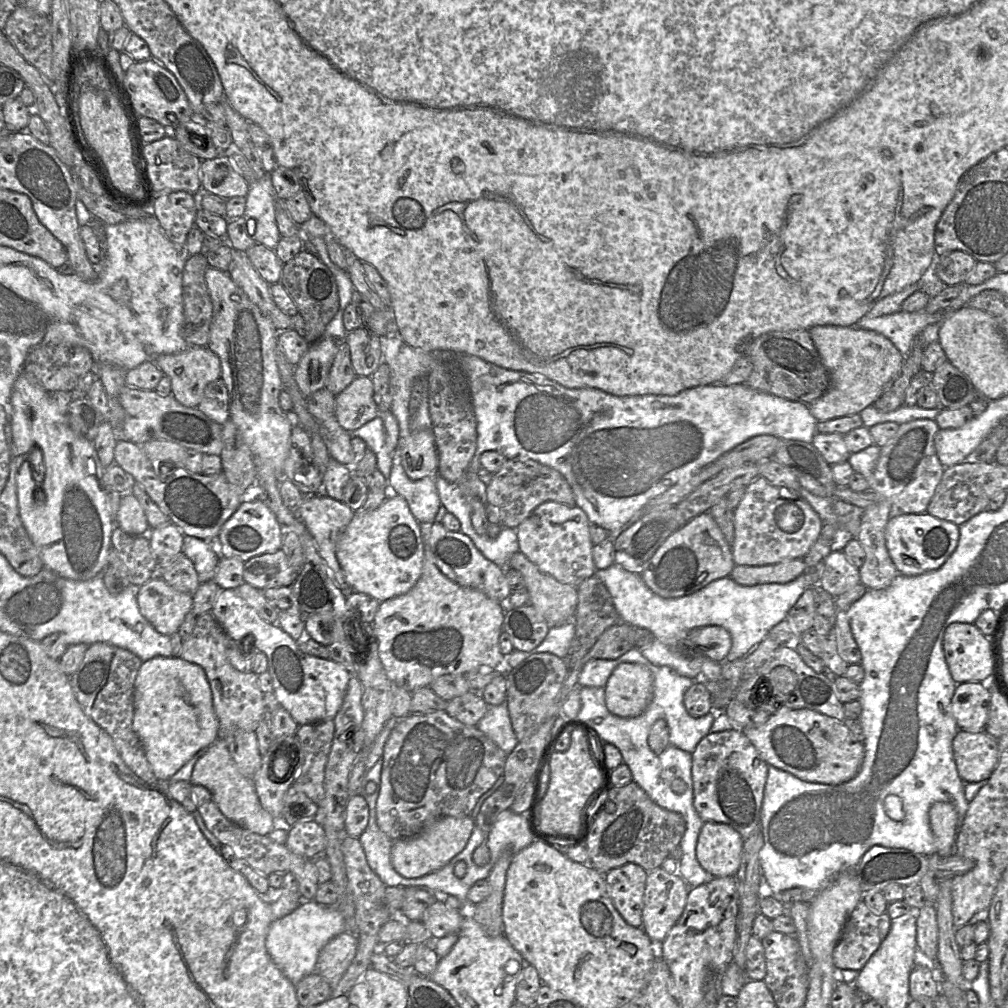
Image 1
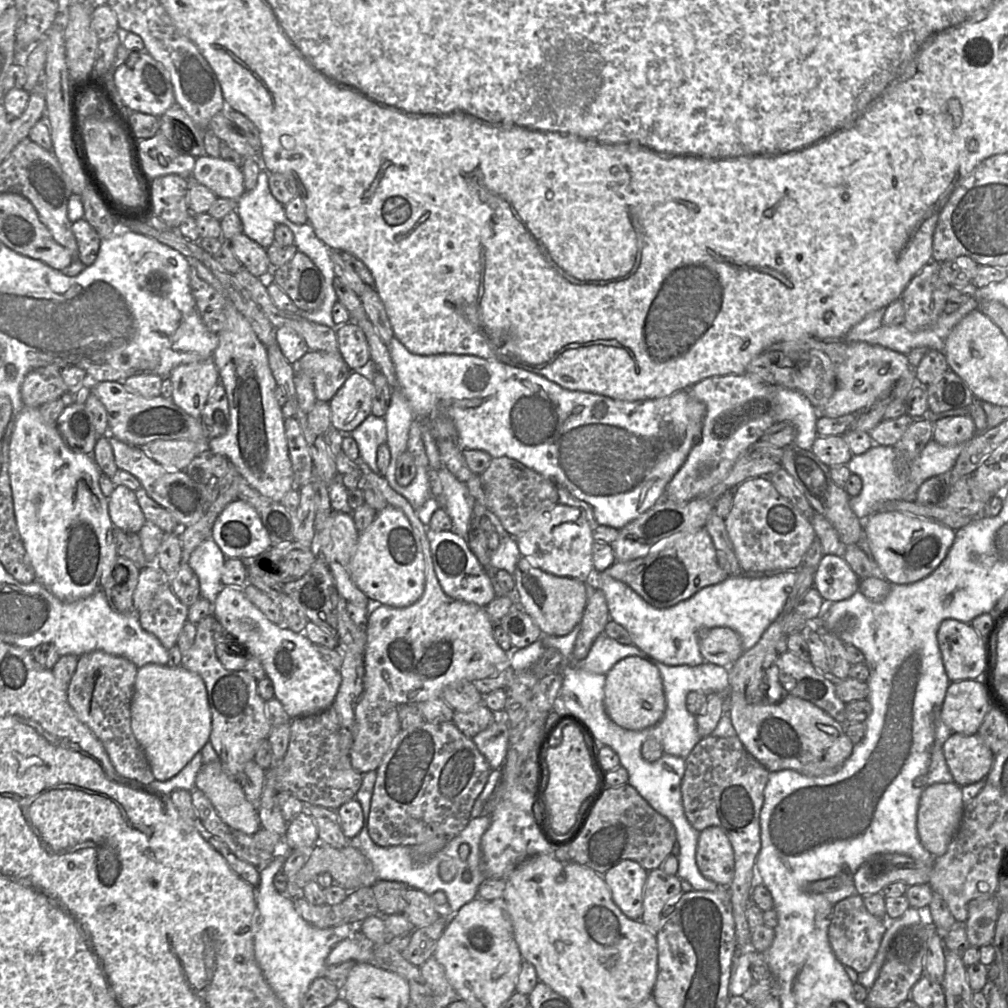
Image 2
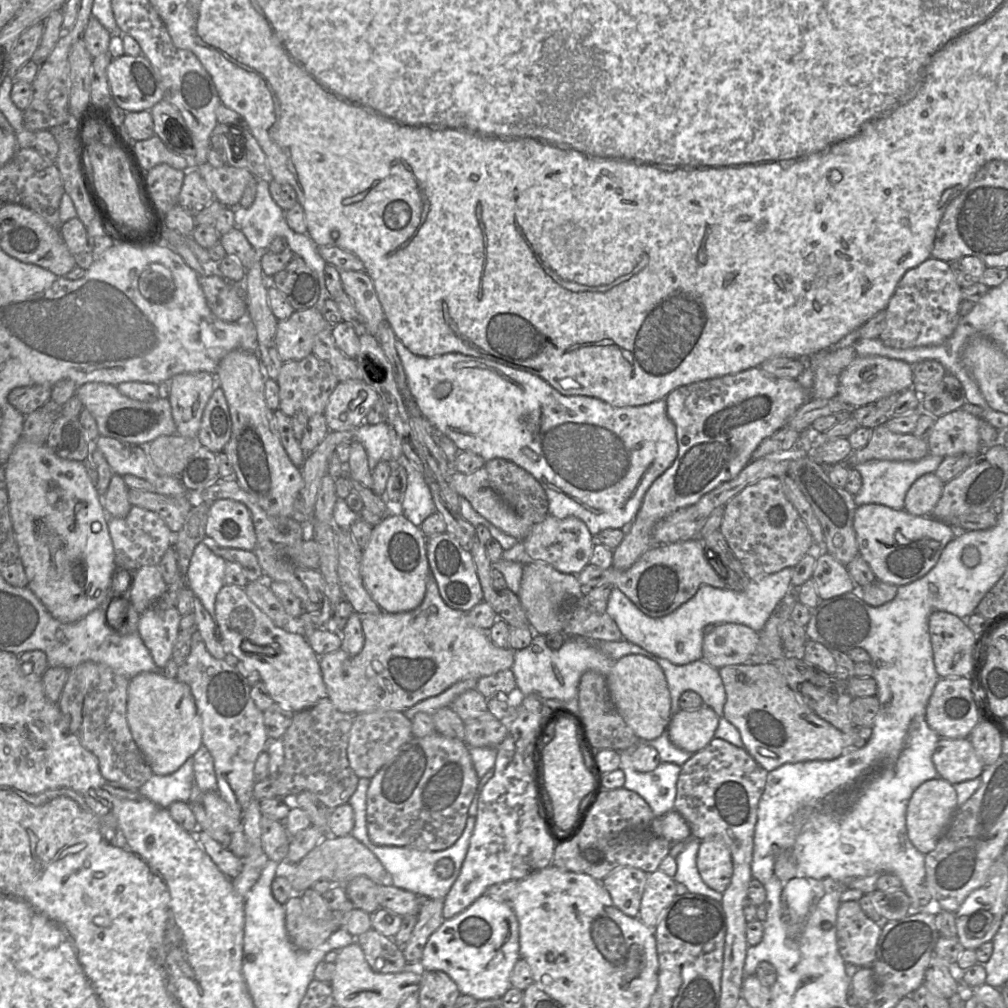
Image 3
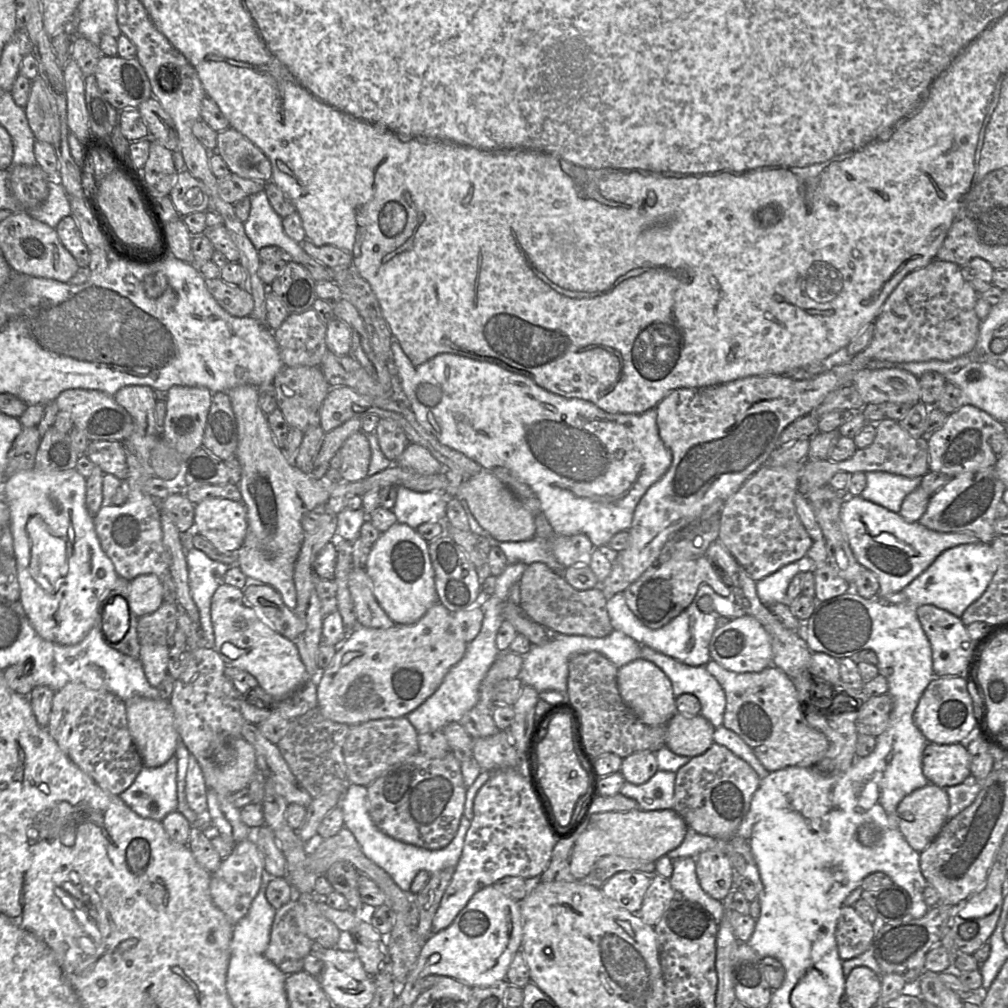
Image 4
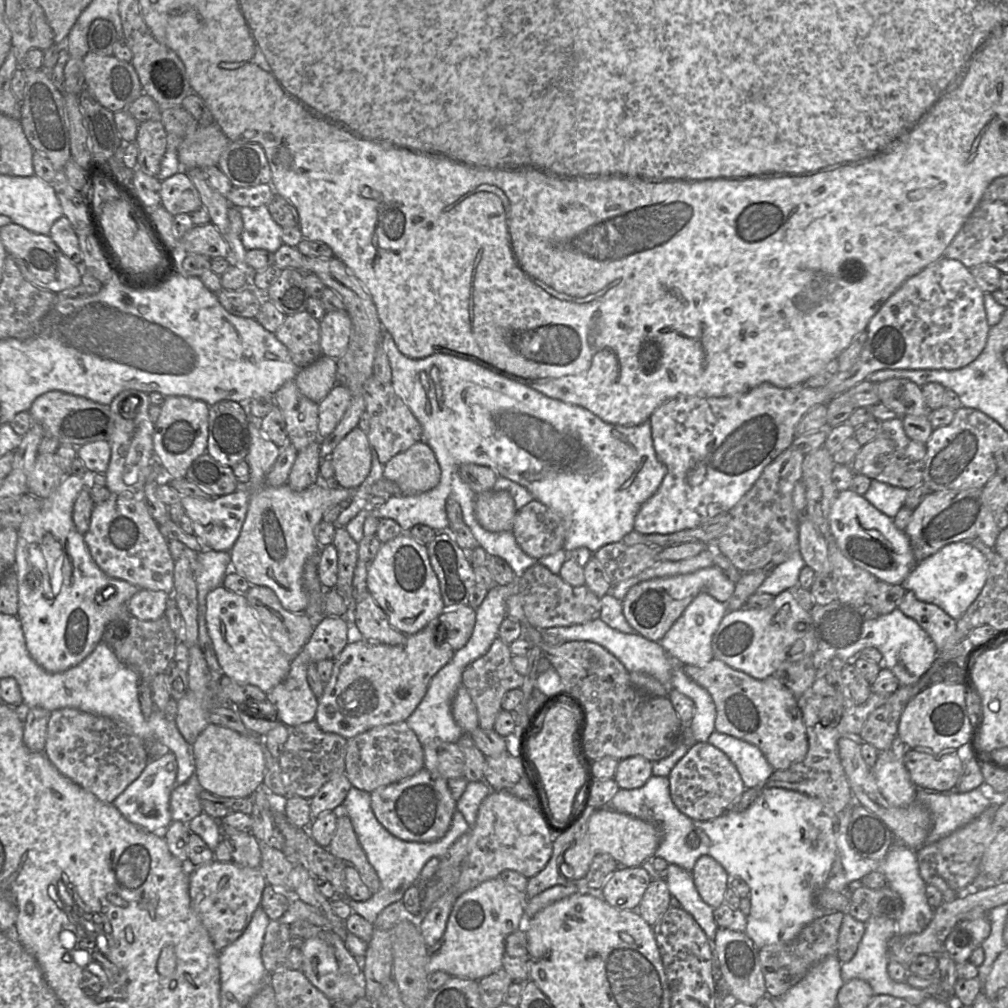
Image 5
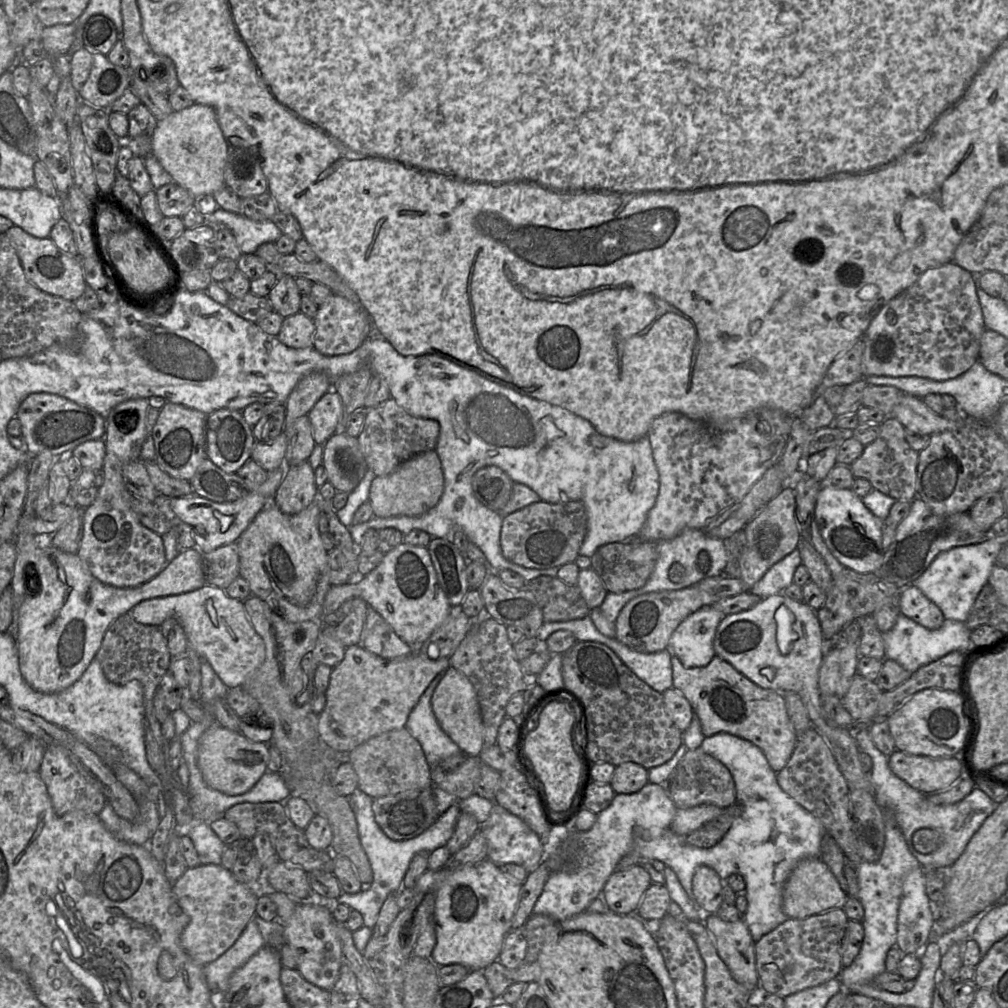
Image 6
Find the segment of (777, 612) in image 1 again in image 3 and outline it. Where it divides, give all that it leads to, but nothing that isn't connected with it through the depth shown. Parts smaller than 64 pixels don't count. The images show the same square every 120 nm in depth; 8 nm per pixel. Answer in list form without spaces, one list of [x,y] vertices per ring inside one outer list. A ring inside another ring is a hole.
[[[788,567],[757,580],[751,580],[746,589],[741,592],[701,585],[689,601],[671,614],[660,618],[652,618],[644,614],[619,588],[614,586],[606,612],[617,624],[623,639],[676,665],[685,665],[703,659],[703,629],[709,624],[743,624],[760,633],[777,605],[791,589],[793,570],[794,567]]]

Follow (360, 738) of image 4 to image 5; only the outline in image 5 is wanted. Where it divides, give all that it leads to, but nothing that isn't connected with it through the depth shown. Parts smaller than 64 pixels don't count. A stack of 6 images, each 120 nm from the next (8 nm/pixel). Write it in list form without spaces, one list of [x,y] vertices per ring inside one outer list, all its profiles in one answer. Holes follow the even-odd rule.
[[[406,721],[377,726],[347,740],[345,774],[357,789],[371,793],[381,786],[409,778],[423,768],[423,747]]]

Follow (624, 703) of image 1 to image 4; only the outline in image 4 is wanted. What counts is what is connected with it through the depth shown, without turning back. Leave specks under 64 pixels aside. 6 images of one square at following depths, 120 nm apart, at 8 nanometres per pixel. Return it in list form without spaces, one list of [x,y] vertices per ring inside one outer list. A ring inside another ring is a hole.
[[[639,658],[618,668],[617,685],[624,703],[647,725],[666,725],[677,712],[671,681],[658,666],[646,659]]]

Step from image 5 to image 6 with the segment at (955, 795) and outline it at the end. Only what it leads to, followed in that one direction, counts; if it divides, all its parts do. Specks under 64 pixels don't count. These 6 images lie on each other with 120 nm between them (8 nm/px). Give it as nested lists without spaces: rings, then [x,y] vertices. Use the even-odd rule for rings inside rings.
[[[860,727],[854,730],[854,736],[859,751],[867,753],[872,759],[870,781],[874,788],[874,798],[882,810],[893,811],[911,854],[924,870],[950,867],[954,864],[964,852],[972,836],[995,810],[997,804],[976,786],[959,802],[948,805],[933,804],[928,799],[928,794],[914,789],[892,772],[888,765],[888,756],[876,747],[871,739],[868,727]],[[921,828],[935,829],[943,836],[942,845],[930,854],[922,854],[913,847],[913,834]]]

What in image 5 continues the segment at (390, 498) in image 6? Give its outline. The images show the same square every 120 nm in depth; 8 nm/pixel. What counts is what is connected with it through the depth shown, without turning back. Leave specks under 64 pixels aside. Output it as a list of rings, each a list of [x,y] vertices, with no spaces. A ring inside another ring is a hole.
[[[424,441],[399,453],[384,465],[383,477],[394,482],[402,495],[414,495],[436,487],[441,470],[435,454]]]

